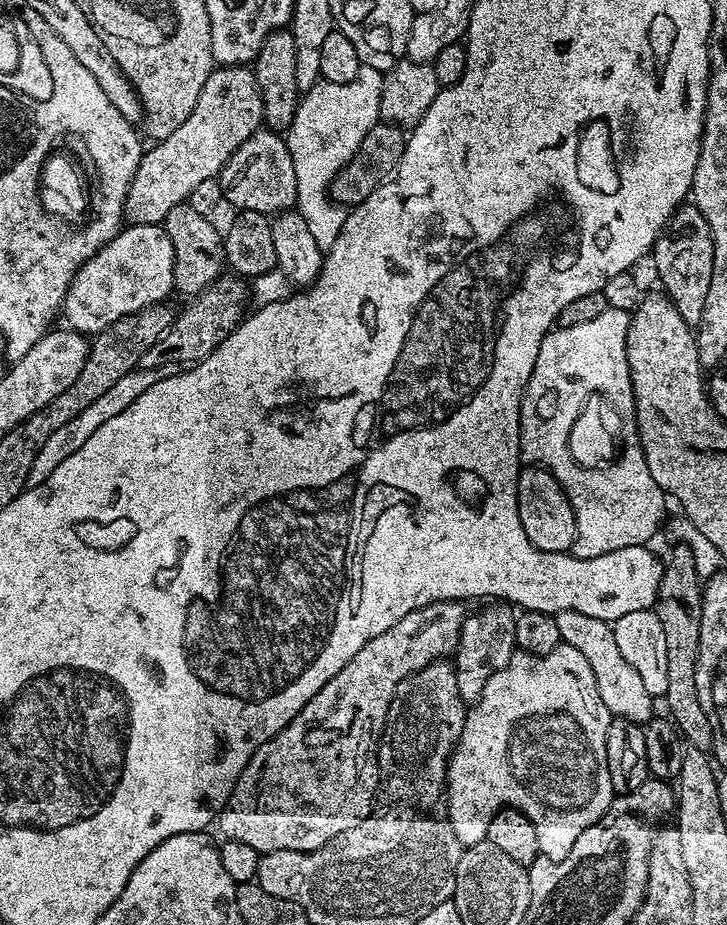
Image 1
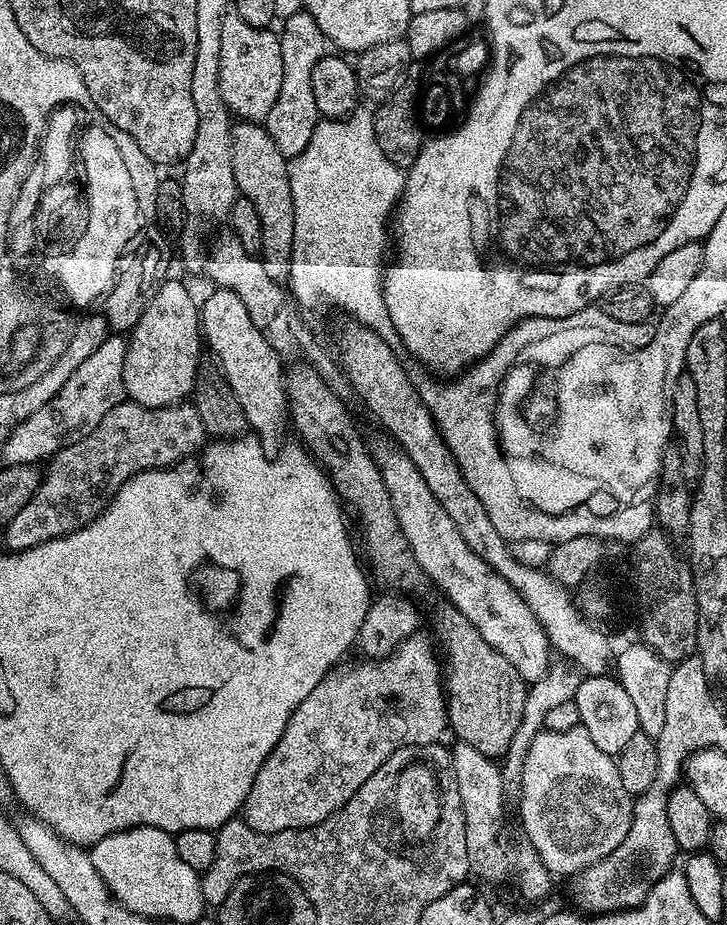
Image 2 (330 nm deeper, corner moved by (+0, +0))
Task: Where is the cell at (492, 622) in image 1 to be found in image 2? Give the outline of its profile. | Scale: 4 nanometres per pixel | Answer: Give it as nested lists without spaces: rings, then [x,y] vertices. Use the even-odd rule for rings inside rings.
[[[459,742],[453,745],[450,751],[454,778],[458,778],[458,794],[462,798],[462,814],[466,826],[466,858],[471,875],[481,876],[492,884],[512,883],[524,900],[546,899],[554,883],[554,877],[548,867],[540,860],[531,844],[527,842],[507,844],[503,834],[500,833],[504,828],[504,807],[506,807],[501,765],[493,757],[474,750],[474,746]]]

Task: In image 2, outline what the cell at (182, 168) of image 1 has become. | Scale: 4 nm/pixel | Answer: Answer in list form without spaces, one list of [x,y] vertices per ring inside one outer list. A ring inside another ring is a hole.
[[[230,10],[222,22],[222,56],[218,62],[218,86],[222,90],[222,102],[229,112],[240,120],[267,121],[274,102],[278,102],[278,90],[282,90],[282,46],[280,37],[272,28],[250,26],[242,22],[235,10]]]

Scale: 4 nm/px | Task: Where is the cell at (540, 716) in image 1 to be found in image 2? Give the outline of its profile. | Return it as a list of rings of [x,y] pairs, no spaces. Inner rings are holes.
[[[572,728],[565,732],[543,730],[534,738],[526,755],[518,807],[524,832],[528,835],[525,836],[527,843],[532,845],[553,877],[571,878],[618,850],[630,830],[632,806],[628,792],[622,790],[622,778],[618,778],[615,759],[598,750],[598,746],[590,742],[590,734],[586,734],[584,728]]]

